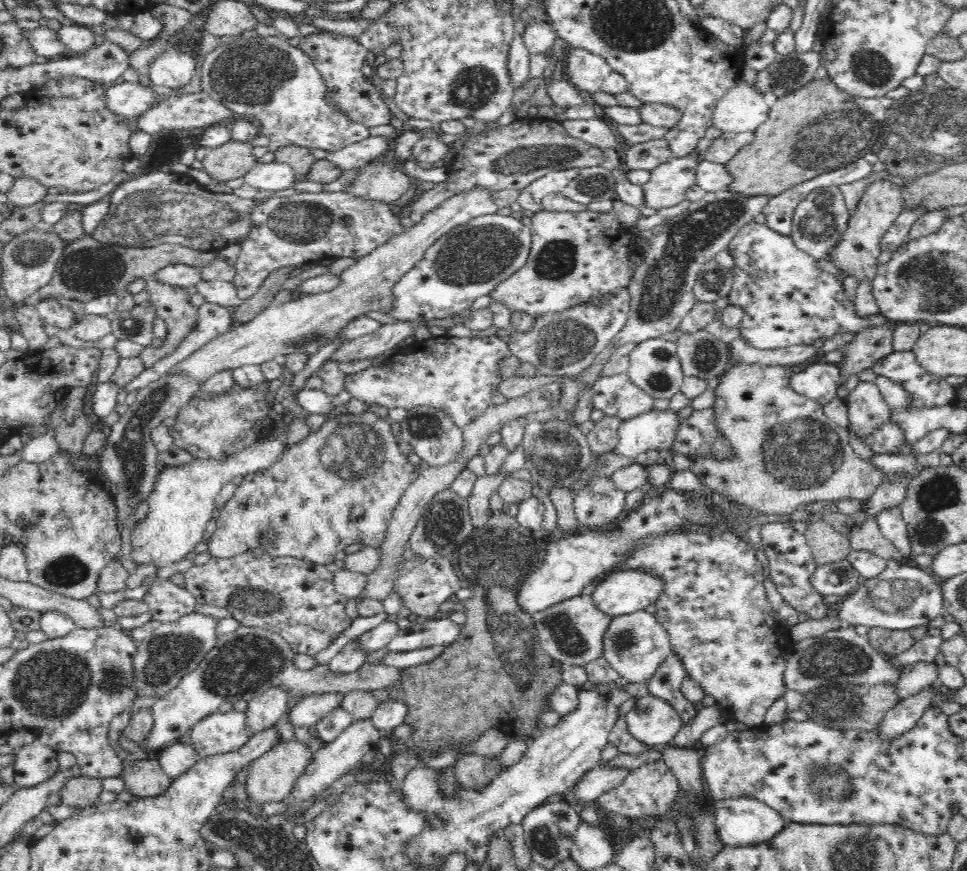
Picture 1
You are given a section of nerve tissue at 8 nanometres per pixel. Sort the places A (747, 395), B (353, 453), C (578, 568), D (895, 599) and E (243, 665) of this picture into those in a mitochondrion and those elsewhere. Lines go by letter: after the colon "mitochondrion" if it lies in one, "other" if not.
A: other
B: mitochondrion
C: other
D: mitochondrion
E: mitochondrion

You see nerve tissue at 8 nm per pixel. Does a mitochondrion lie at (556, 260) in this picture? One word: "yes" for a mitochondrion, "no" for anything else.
yes

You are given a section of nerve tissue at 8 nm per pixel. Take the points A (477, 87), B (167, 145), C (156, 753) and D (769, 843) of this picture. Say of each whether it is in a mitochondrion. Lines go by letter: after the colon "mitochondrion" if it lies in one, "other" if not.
A: mitochondrion
B: other
C: other
D: other

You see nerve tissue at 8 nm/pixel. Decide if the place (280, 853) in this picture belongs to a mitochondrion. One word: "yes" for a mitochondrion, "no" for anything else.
yes

